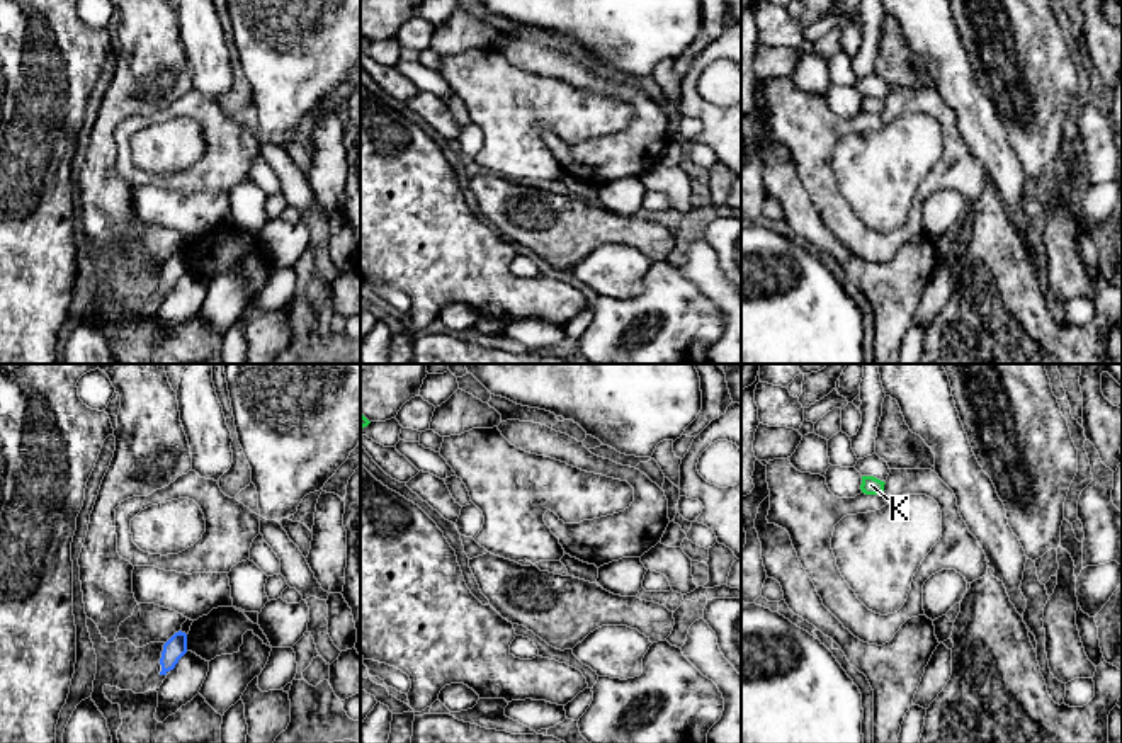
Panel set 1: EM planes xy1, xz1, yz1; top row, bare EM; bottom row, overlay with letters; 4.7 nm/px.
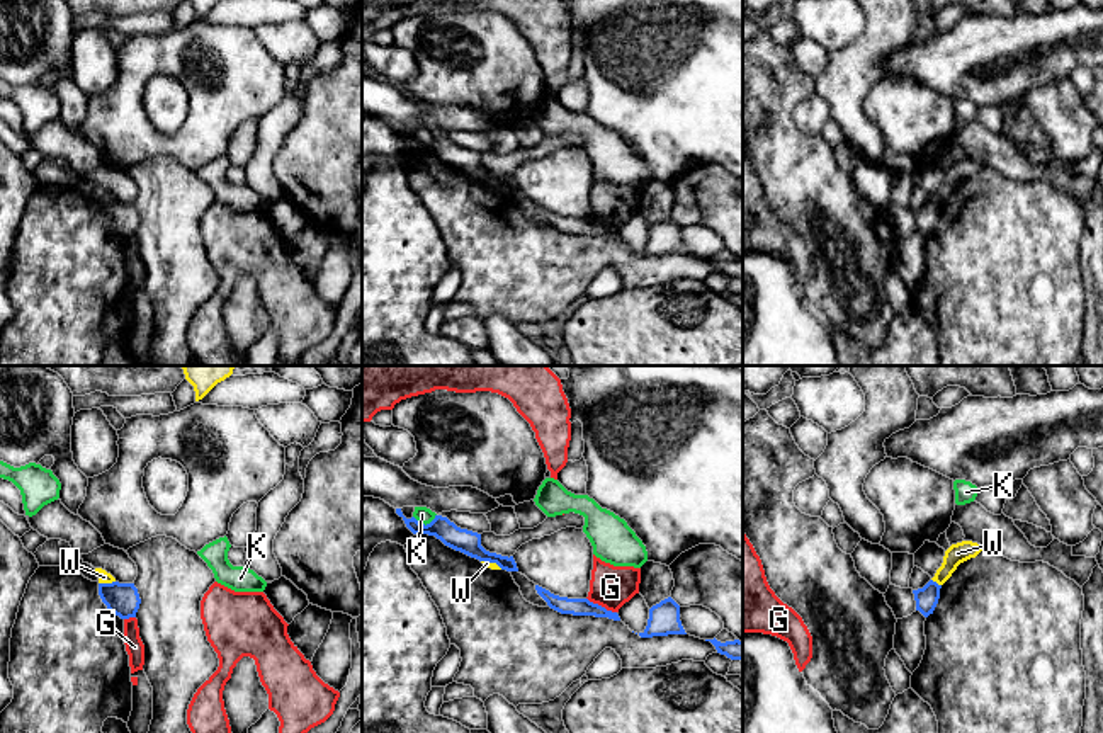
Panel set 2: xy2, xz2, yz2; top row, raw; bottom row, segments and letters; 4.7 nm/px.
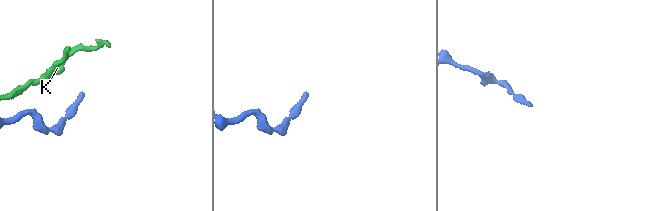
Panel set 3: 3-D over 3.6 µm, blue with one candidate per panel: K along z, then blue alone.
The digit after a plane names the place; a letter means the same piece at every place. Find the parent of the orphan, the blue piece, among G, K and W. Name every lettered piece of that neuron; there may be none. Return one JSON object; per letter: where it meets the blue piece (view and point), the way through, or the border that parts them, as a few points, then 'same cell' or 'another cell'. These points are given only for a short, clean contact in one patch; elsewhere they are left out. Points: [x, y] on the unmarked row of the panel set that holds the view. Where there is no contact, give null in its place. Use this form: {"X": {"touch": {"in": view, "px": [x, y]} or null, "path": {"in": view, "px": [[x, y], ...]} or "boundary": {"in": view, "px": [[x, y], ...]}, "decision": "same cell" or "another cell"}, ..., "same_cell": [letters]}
{"G": {"touch": {"in": "xz2", "px": [600, 225]}, "decision": "another cell"}, "K": {"touch": {"in": "xz2", "px": [424, 143]}, "boundary": {"in": "xz2", "px": [[435, 133], [425, 143], [413, 135]]}, "decision": "another cell"}, "W": {"touch": {"in": "xy2", "px": [106, 203]}, "boundary": {"in": "xy2", "px": [[114, 199], [99, 203]]}, "decision": "another cell"}, "same_cell": []}

